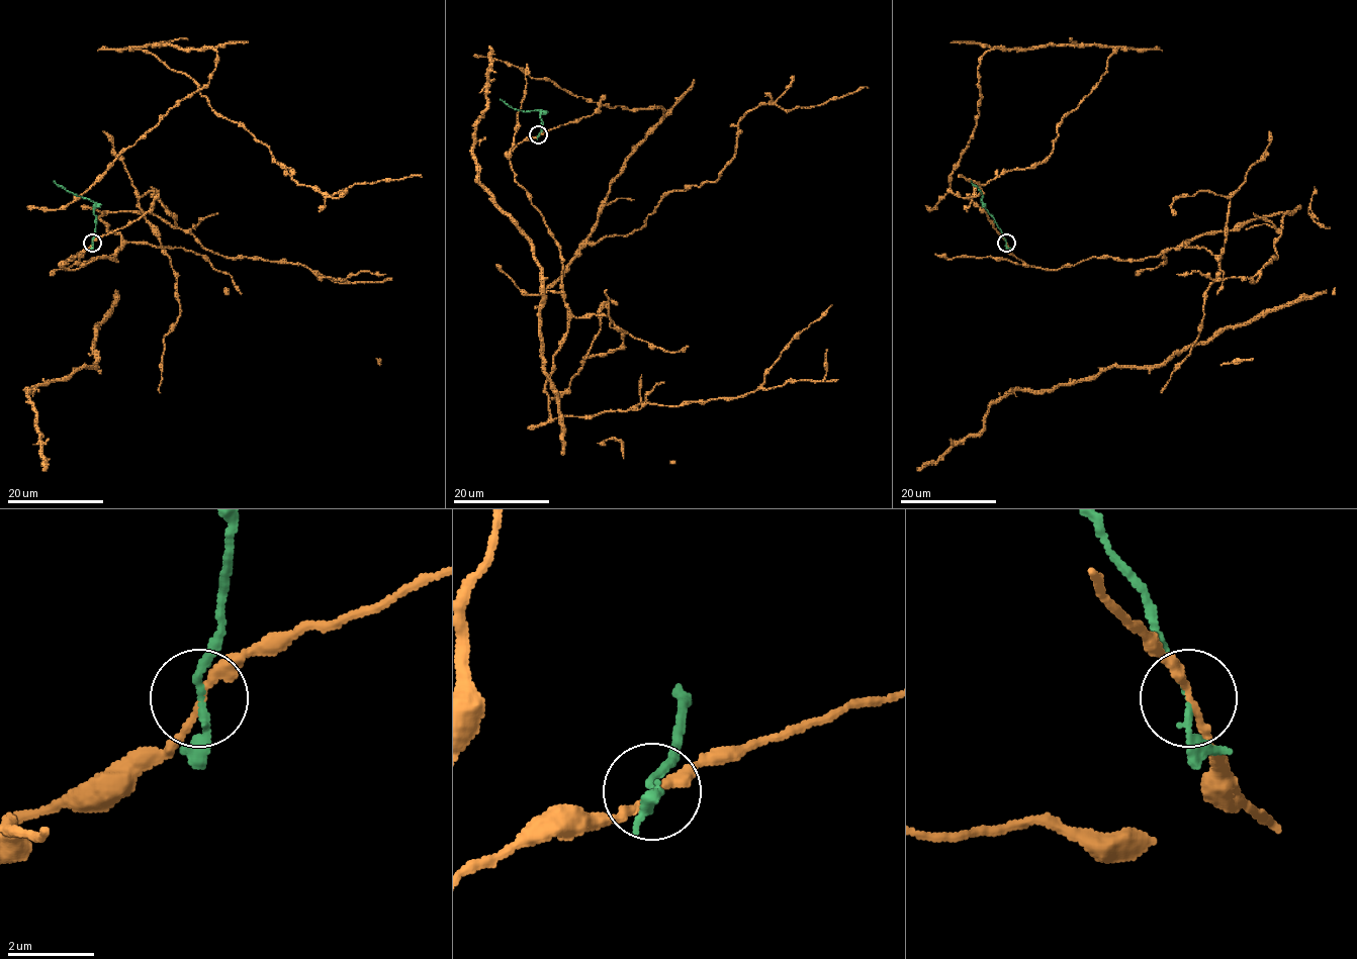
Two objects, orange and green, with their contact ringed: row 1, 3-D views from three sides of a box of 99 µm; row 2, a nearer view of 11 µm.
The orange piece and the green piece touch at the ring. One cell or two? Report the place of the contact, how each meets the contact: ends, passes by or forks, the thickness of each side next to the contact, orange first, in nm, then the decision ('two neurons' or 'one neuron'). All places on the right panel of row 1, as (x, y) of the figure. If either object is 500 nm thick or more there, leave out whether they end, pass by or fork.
place (1006, 243); orange passes by; green passes by; calibres 180 and 140 nm; two neurons

